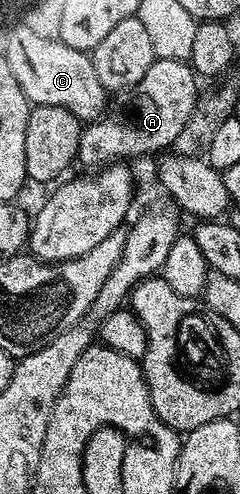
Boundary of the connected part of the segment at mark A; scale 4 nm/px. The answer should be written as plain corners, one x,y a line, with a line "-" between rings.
157,58
148,67
148,75
129,90
127,97
130,98
119,109
111,108
83,128
77,164
86,168
83,170
97,171
130,159
126,157
146,157
149,153
169,150
196,107
200,96
198,84
200,78
187,62

